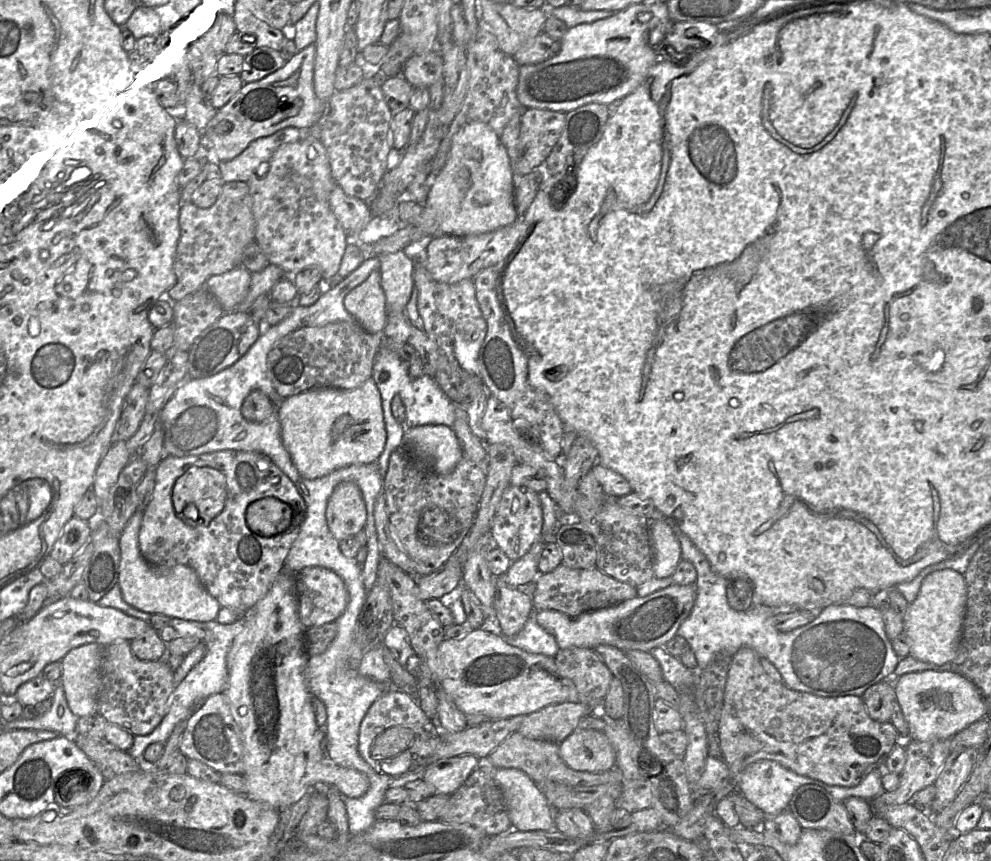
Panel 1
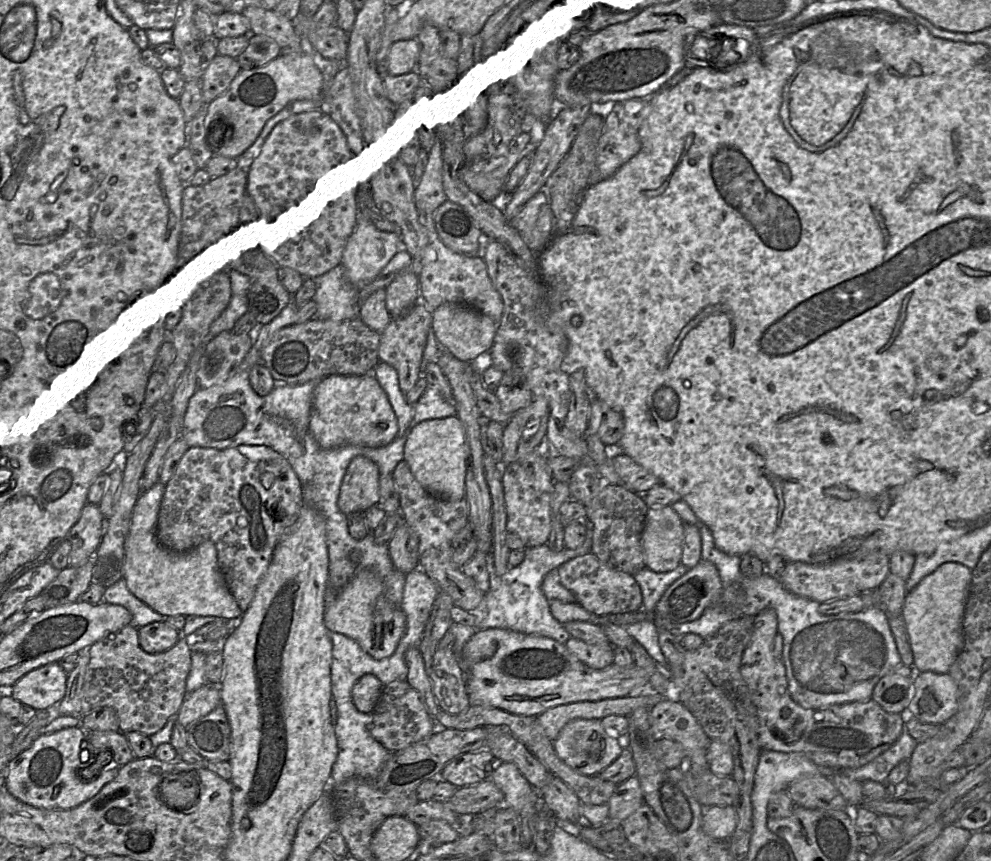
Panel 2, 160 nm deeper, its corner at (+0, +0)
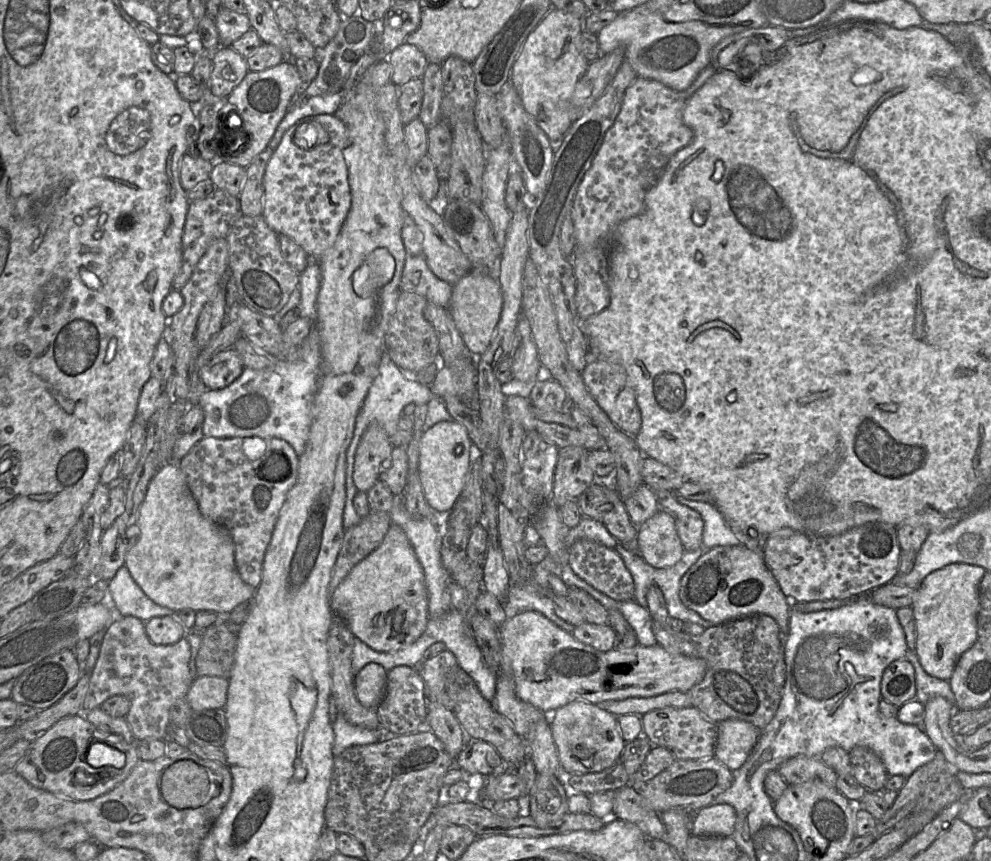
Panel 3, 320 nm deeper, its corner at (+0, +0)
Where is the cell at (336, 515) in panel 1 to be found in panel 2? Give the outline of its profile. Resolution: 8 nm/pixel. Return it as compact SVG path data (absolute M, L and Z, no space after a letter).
M353 458L343 477L337 505L341 512L350 515L365 512L379 501L380 472L369 458Z

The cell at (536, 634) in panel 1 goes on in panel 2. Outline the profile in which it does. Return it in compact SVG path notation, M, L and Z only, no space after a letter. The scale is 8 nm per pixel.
M585 521L586 538L576 549L563 548L559 552L552 551L546 544L525 549L525 558L521 564L510 568L500 578L492 578L492 588L485 594L481 604L473 610L477 618L477 629L503 628L528 635L549 637L561 644L571 638L564 625L551 614L549 600L542 591L544 577L565 562L591 552L593 532Z

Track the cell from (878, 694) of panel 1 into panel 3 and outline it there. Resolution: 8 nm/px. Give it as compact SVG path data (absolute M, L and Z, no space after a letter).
M905 658L891 662L884 670L881 684L881 697L900 708L916 698L916 680L913 665Z

